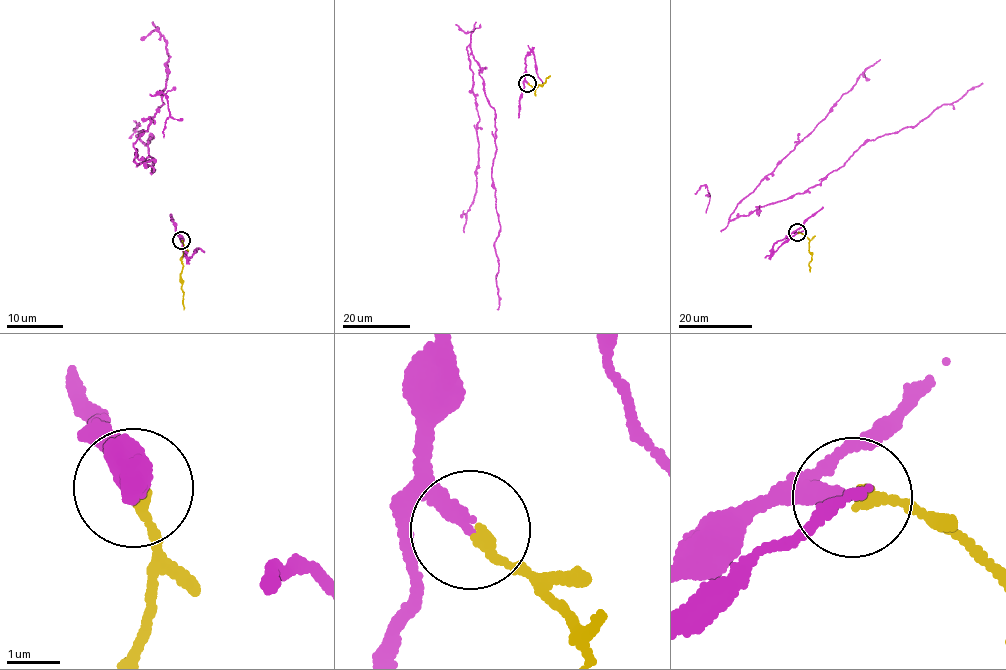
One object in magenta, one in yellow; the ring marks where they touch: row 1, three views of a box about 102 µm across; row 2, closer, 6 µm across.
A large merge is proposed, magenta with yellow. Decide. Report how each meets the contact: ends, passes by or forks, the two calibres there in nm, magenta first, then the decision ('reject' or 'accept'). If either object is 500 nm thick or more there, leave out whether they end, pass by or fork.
magenta ends | yellow ends | 240/240 nm | reject

